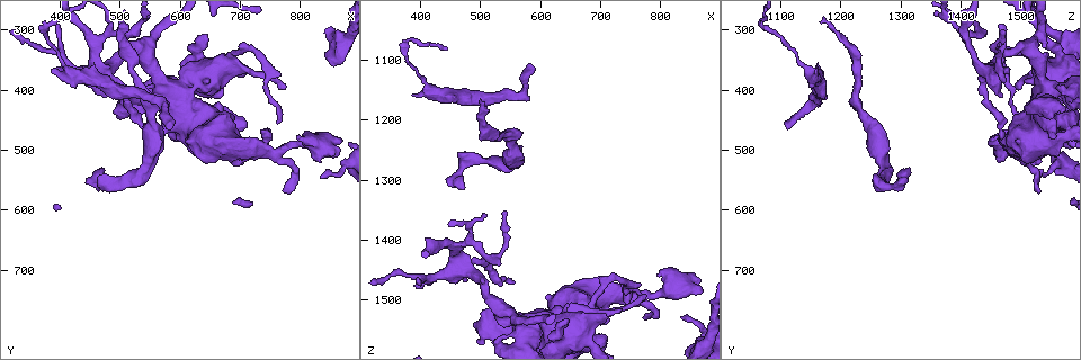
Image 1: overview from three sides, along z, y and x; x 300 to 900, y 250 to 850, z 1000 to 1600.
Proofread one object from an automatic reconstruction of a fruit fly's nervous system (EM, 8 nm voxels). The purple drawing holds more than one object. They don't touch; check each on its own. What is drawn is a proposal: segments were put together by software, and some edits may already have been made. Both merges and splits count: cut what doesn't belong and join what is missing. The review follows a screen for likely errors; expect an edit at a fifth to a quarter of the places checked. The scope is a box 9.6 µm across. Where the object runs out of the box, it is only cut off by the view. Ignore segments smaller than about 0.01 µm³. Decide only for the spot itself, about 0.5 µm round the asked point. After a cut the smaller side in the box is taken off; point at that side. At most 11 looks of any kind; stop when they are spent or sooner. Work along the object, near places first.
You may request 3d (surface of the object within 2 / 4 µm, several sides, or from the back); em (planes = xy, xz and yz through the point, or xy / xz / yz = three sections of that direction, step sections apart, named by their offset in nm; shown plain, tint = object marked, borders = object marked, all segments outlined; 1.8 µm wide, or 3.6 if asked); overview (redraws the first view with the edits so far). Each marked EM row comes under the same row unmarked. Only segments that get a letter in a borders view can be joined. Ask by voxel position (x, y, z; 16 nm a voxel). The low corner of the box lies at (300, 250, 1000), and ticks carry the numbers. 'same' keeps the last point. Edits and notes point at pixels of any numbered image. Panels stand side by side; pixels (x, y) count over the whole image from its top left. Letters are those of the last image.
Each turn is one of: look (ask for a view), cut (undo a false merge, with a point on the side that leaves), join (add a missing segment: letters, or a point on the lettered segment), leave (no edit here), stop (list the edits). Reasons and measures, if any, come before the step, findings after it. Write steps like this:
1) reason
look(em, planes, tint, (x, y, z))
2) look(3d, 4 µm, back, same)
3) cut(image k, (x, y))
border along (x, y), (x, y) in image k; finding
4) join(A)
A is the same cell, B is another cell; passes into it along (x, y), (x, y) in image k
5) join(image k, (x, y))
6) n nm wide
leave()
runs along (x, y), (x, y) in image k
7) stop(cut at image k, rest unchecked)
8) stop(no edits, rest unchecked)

end of a long branch
look(3d, 4 µm, (500, 285, 1165))

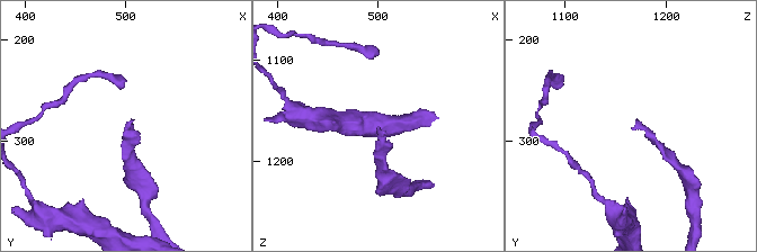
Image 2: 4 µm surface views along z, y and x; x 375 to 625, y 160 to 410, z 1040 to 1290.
shape alone is not enough
look(em, 3.6 µm, planes, tint, (498, 288, 1166))

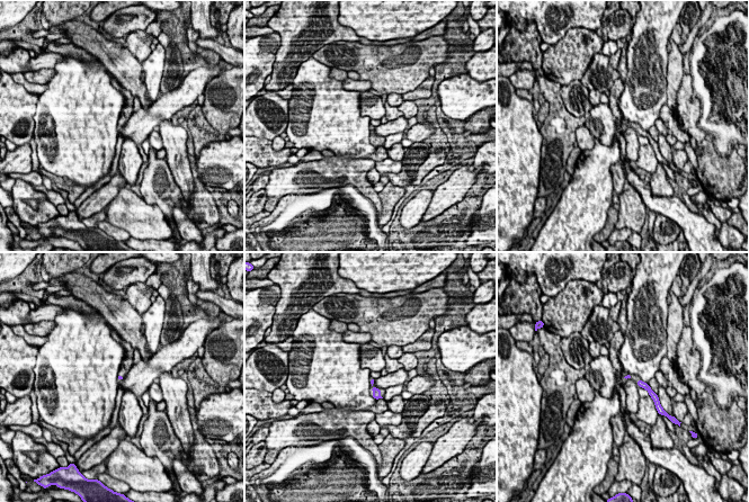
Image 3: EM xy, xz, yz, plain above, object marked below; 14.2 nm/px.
see the neighbours
look(em, 3.6 µm, planes, borders, same)

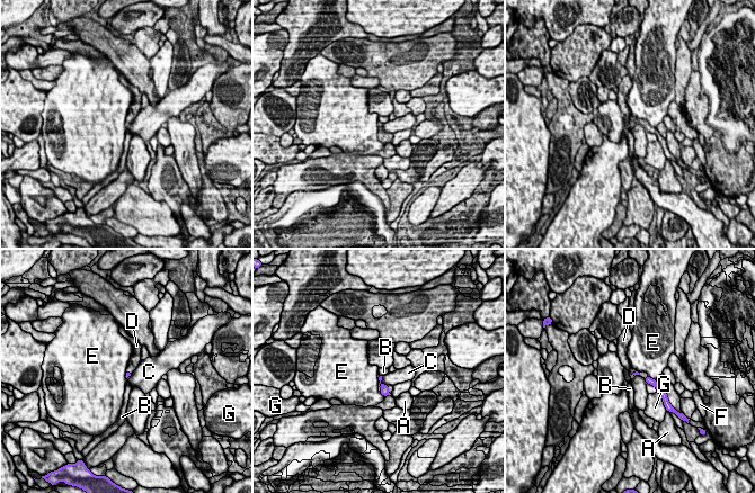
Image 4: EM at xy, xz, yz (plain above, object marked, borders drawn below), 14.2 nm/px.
join(D)
D is the same cell, A, B, C, E, F and G are other cells; passes into it along (649, 381), (647, 377), (644, 375) in image 4; it goes on there

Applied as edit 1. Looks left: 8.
branch stops here
look(em, planes, borders, (585, 465, 1110))

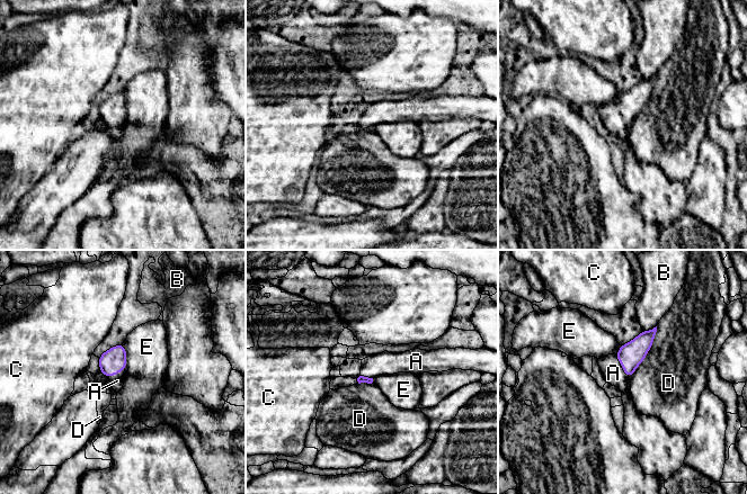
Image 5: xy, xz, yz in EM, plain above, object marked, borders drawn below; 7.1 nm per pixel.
join(A)
A is the same cell, B, C, D and E are other cells; passes into it along (631, 355), (622, 367), (613, 373) in image 5; the neuron continues

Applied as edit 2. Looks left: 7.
branch stops here
look(3d, 2 µm, (475, 525, 1310))

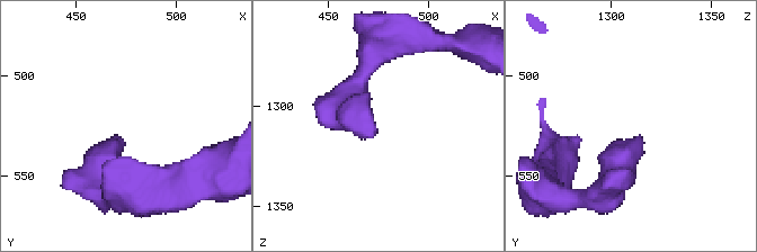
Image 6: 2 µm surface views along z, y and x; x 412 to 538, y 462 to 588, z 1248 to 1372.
need the tissue
look(em, planes, borders, (473, 530, 1313))

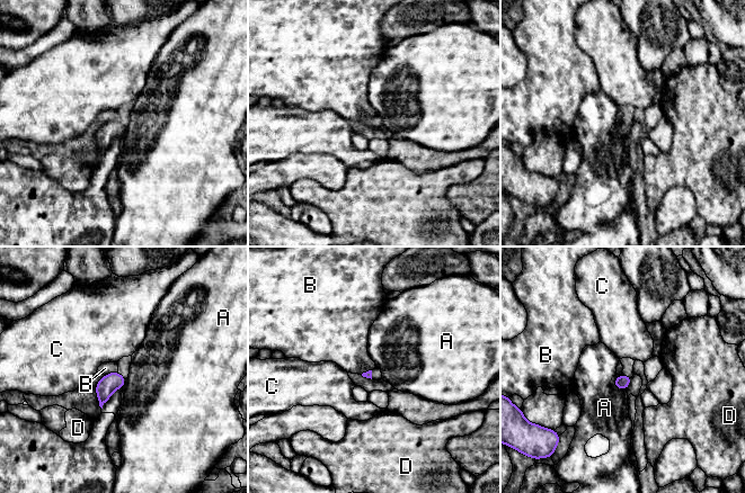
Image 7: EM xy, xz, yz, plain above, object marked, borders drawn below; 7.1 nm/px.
leave()
A, B, C and D are other cells; border along (117, 370), (105, 375) in image 7; no lettered segment goes on from it

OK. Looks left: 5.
free end
look(3d, 2 µm, (650, 315, 1530))

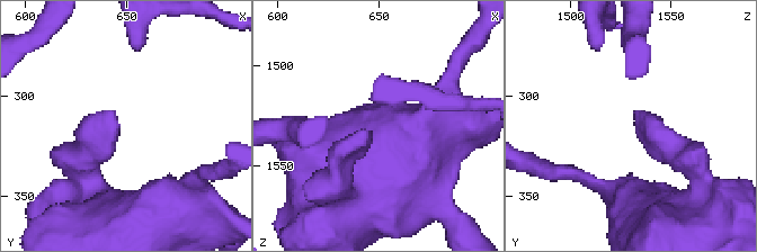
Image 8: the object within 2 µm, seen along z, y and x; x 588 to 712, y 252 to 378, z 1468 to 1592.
shape alone is not enough
look(em, yz, step 8, borders, (647, 315, 1533))

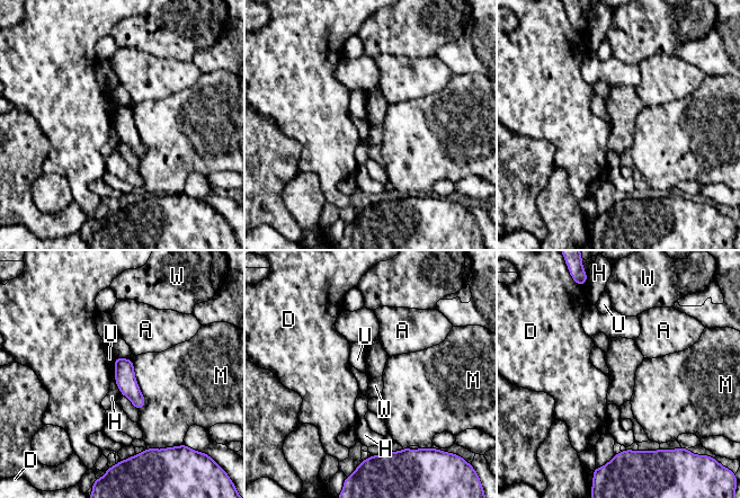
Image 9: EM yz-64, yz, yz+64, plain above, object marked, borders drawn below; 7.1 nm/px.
cut it another way
look(em, planes, borders, same)

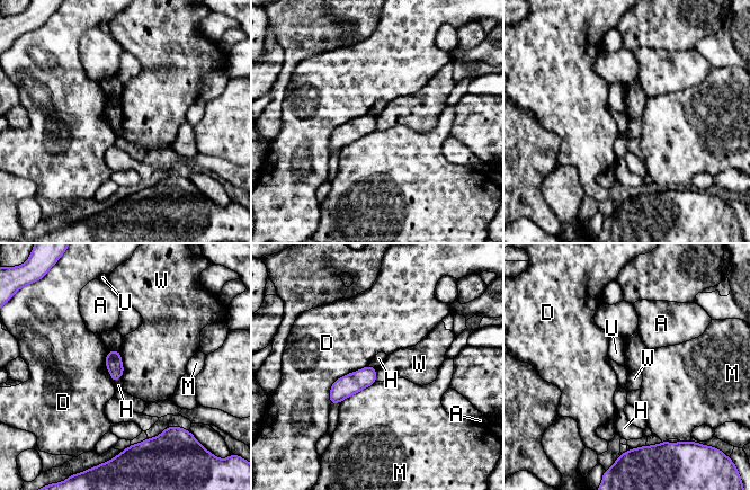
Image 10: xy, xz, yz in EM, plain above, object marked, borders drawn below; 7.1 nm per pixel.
leave()
A, D, H, M, U and W are other cells; border along (118, 352), (124, 372) in image 10; none of them fits

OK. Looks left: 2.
stop(join at image 4, join at image 5, rest unchecked)

